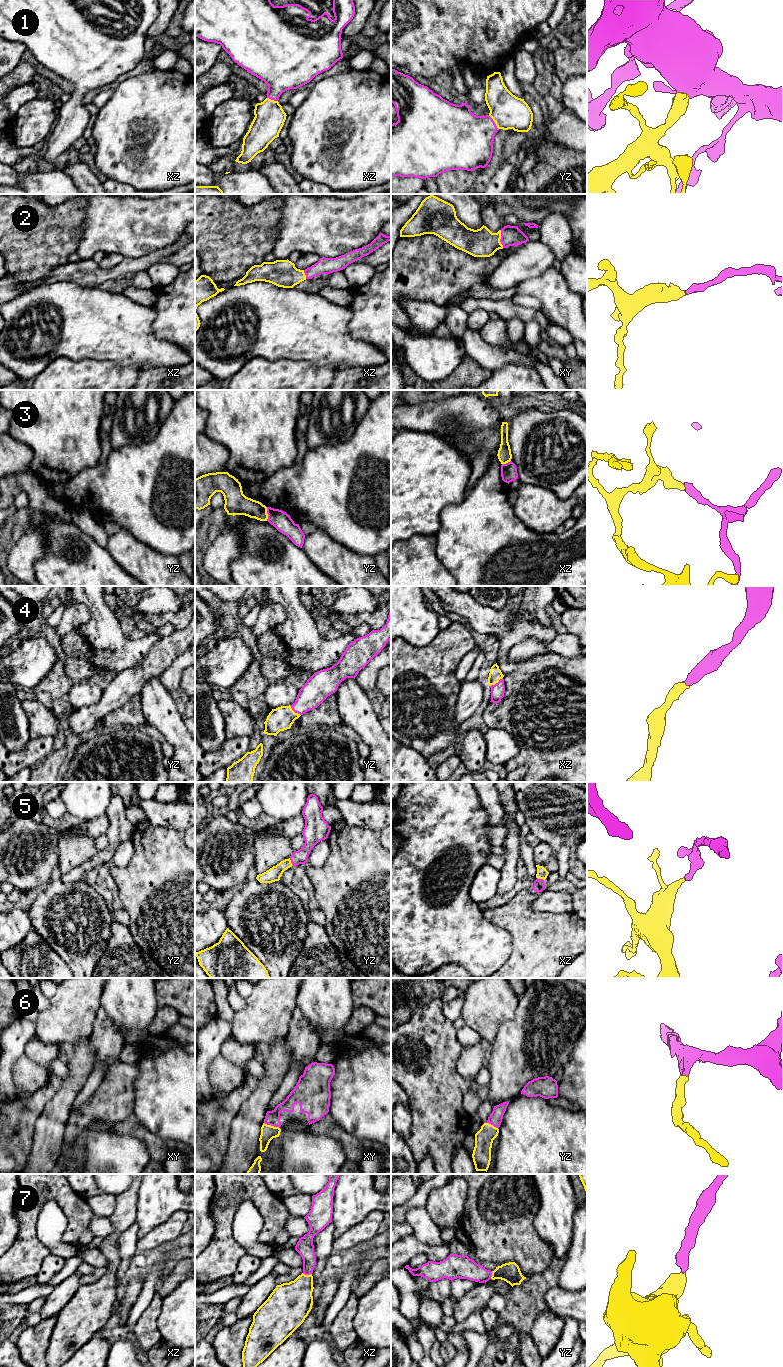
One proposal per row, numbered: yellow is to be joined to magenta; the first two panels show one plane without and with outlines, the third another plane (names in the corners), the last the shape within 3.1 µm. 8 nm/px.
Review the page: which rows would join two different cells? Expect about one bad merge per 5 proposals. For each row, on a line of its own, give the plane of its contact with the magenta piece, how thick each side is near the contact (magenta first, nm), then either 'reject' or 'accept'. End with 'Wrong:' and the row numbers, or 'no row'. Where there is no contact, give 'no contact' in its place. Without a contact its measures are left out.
1: meets magenta in yz; 400 nm thick on the magenta side, 280 nm on the other; accept
2: meets magenta in xy; 160 nm thick on the magenta side, 220 nm on the other; accept
3: meets magenta in yz; 150 nm thick on the magenta side, 180 nm on the other; reject
4: meets magenta in xz; 110 nm thick on the magenta side, 100 nm on the other; accept
5: meets magenta in yz; 120 nm thick on the magenta side, 110 nm on the other; accept
6: meets magenta in xy; 120 nm thick on the magenta side, 120 nm on the other; accept
7: meets magenta in xz; 140 nm thick on the magenta side, 320 nm on the other; accept
Wrong: 3

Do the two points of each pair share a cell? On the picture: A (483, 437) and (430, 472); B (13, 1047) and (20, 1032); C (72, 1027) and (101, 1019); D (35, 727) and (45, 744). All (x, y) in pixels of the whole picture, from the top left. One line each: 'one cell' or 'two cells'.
A: two cells
B: one cell
C: two cells
D: two cells

